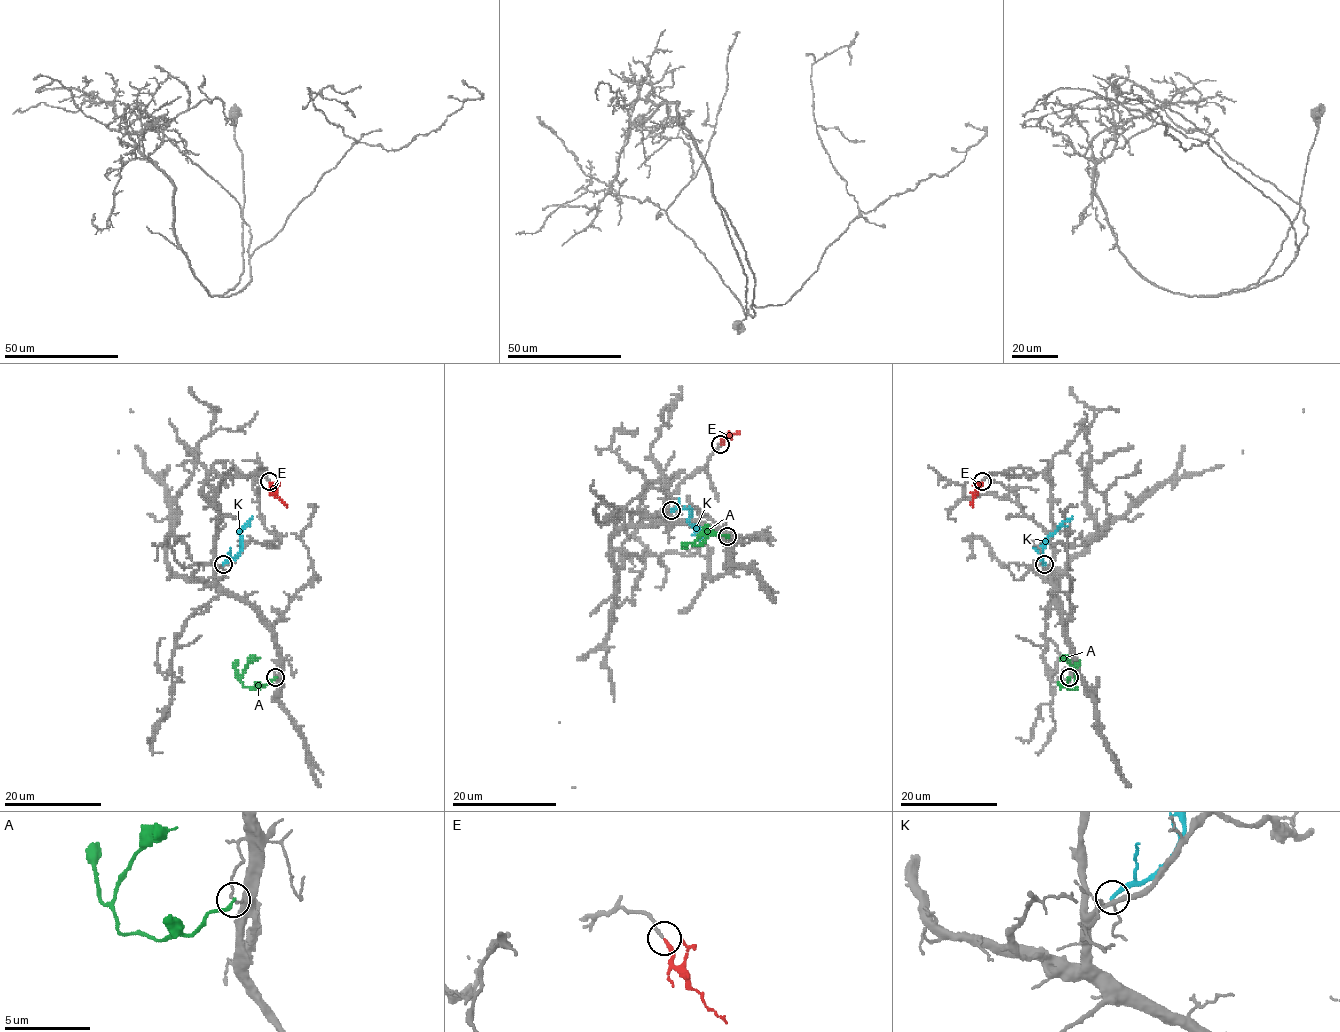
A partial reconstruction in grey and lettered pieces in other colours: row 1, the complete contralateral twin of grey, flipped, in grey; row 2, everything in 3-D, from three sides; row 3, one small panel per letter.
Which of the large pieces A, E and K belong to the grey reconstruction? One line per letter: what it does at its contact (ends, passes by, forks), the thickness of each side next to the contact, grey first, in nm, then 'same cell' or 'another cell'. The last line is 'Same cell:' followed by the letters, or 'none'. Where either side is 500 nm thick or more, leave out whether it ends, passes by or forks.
A: it ends there; 140 nm thick on the grey side, 200 nm on the other; another cell
E: it ends there; 190 nm thick on the grey side, 190 nm on the other; same cell
K: it ends there; 260 nm thick on the grey side, 240 nm on the other; another cell
Same cell: E

